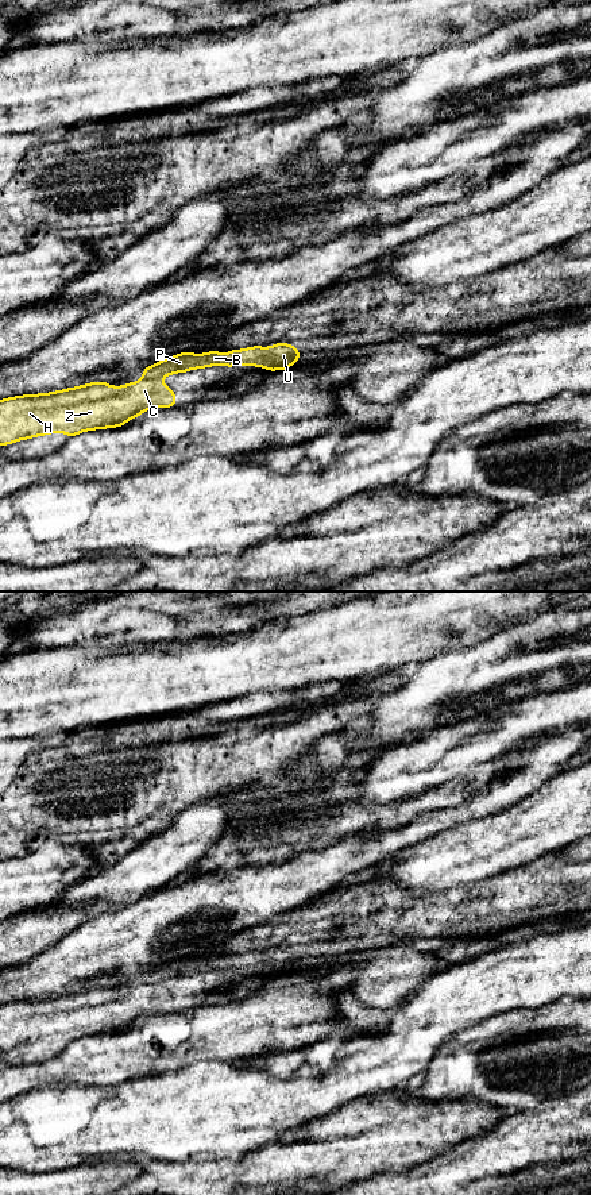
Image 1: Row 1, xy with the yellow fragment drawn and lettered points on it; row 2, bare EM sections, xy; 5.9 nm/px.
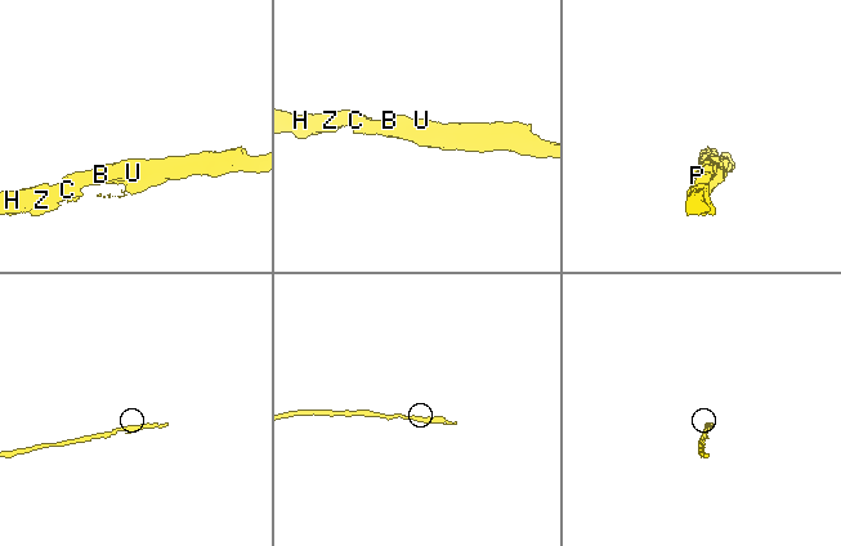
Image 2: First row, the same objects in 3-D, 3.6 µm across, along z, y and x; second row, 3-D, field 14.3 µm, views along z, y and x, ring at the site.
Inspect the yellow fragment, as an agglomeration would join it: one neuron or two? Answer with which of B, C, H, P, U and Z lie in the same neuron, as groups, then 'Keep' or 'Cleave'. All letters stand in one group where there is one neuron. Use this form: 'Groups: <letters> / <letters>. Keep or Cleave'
Groups: B C H P U Z. Keep

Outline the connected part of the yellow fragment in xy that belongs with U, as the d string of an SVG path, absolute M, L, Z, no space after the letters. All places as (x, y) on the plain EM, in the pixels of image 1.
M275 948L269 953L262 951L247 952L244 955L232 955L227 959L212 955L208 959L181 957L178 960L157 967L142 976L143 983L138 987L124 988L121 992L108 990L107 987L92 987L42 999L26 999L0 1005L0 1051L7 1051L18 1045L38 1042L65 1037L70 1044L85 1036L121 1032L132 1022L139 1022L144 1015L151 1013L177 1011L174 995L162 990L165 980L185 978L193 974L205 974L219 971L259 971L267 976L285 975L296 970L302 956L290 948Z

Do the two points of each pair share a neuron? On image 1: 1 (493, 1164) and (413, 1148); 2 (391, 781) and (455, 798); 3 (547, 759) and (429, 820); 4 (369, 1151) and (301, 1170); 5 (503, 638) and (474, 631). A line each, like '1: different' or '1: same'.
1: different
2: different
3: same
4: same
5: different

